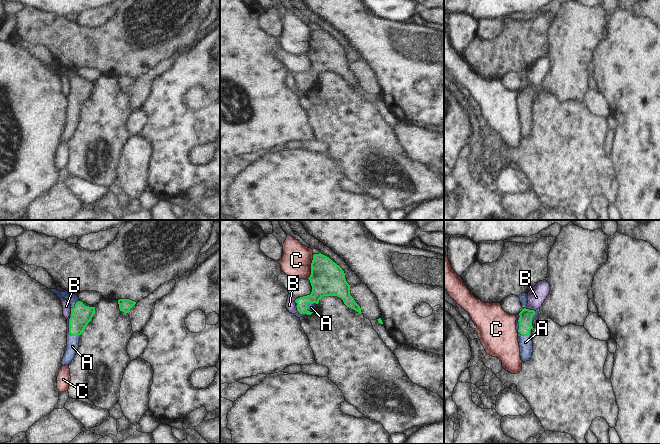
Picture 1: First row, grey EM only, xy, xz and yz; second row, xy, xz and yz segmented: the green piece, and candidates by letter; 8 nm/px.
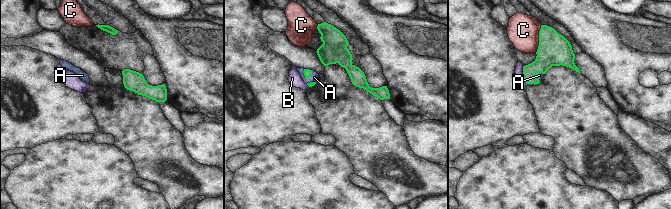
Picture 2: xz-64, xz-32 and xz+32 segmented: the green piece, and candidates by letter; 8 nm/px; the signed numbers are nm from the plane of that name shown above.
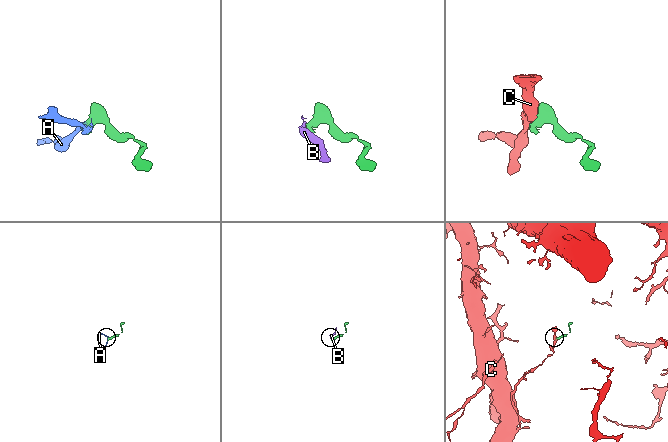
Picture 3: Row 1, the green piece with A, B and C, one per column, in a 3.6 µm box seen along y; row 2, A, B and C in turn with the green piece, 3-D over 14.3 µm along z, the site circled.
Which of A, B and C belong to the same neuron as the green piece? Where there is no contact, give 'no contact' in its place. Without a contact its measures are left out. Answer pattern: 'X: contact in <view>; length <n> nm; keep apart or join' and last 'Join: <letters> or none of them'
A: contact in xy; length 190 nm; join
B: contact in yz; length 100 nm; keep apart
C: contact in xz; length 200 nm; keep apart
Join: A

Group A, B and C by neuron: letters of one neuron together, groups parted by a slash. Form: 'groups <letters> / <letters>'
groups A / B C

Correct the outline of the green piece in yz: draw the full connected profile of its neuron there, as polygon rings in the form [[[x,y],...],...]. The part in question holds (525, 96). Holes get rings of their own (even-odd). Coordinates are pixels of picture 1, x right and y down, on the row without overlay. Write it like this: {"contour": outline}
{"contour": [[[522,69],[518,73],[522,80],[522,87],[519,89],[519,94],[516,96],[516,106],[518,107],[518,119],[520,122],[520,133],[523,138],[530,137],[533,128],[532,105],[533,97],[538,93],[540,84],[536,87],[529,86],[528,70]]]}

